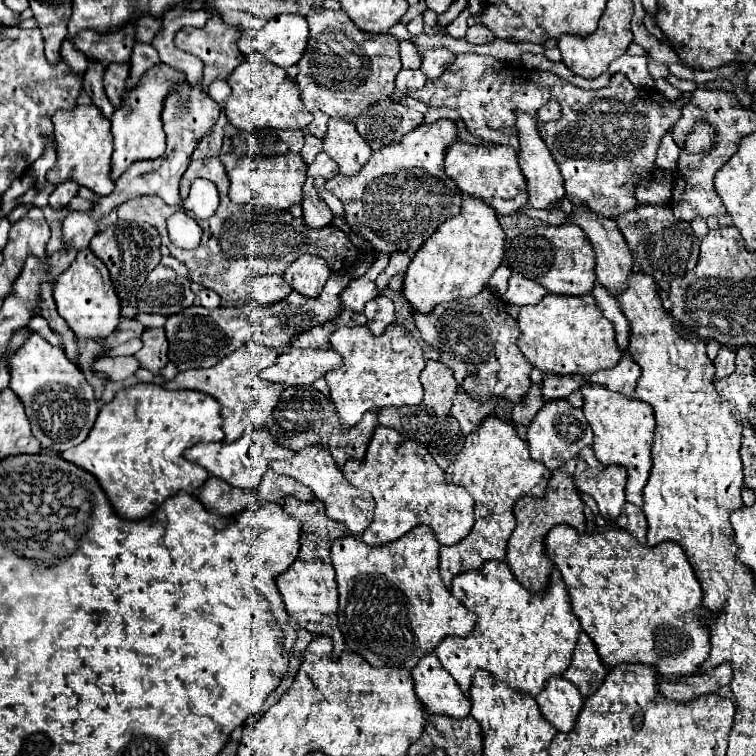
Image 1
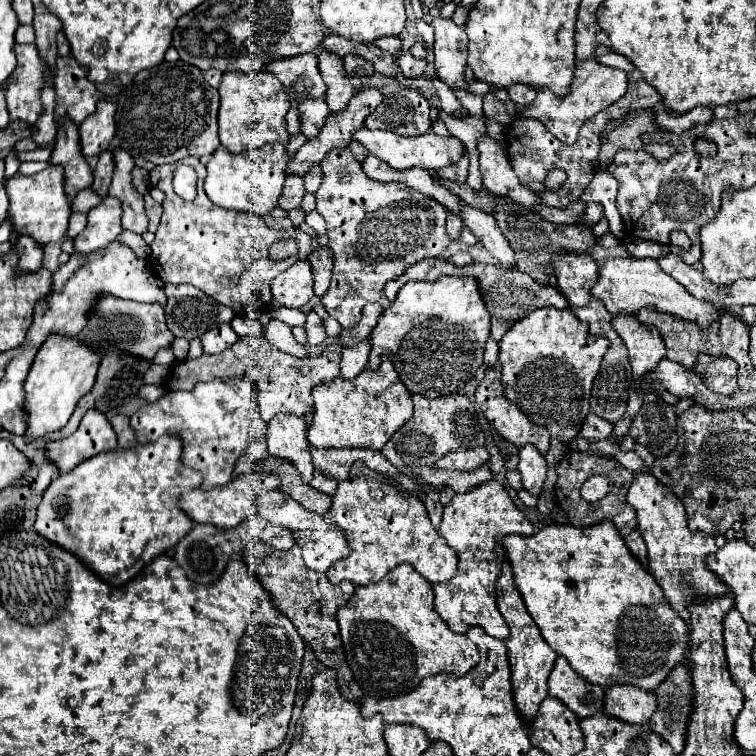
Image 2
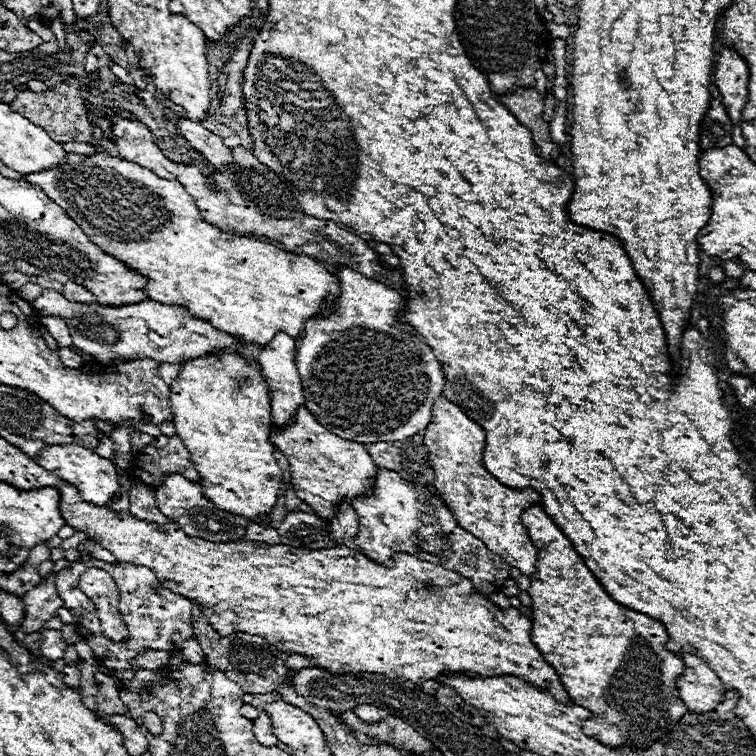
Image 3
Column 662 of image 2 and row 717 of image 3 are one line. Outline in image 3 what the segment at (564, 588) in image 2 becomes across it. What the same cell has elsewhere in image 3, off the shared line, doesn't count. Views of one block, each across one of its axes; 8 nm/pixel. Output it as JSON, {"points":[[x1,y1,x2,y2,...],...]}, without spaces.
{"points":[[534,504,526,508,526,512,522,512,522,524,526,526,532,544,538,548,536,574,528,588,528,594,532,596,532,640,536,648,558,672,570,700,594,714,594,718,582,724,586,736,594,736,610,748,622,744,646,748,688,712,686,704,678,698,674,684,684,672,684,662,680,656,666,650,668,632,664,624,614,602,542,506]]}

